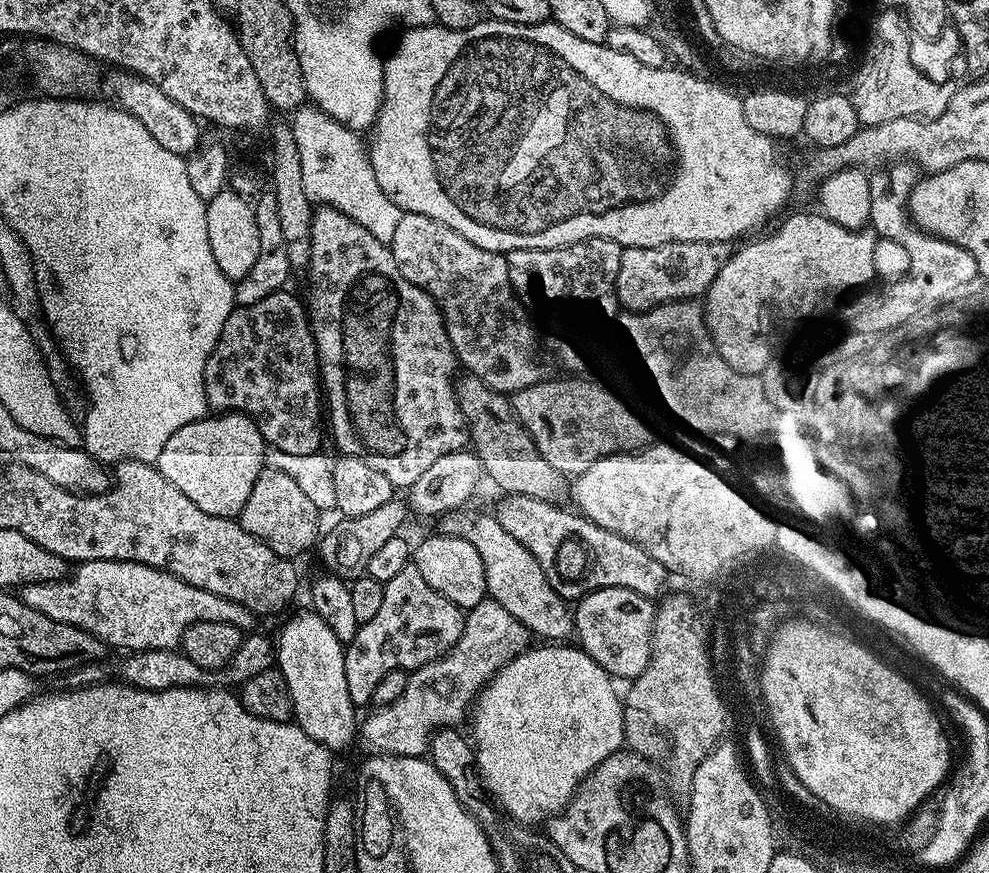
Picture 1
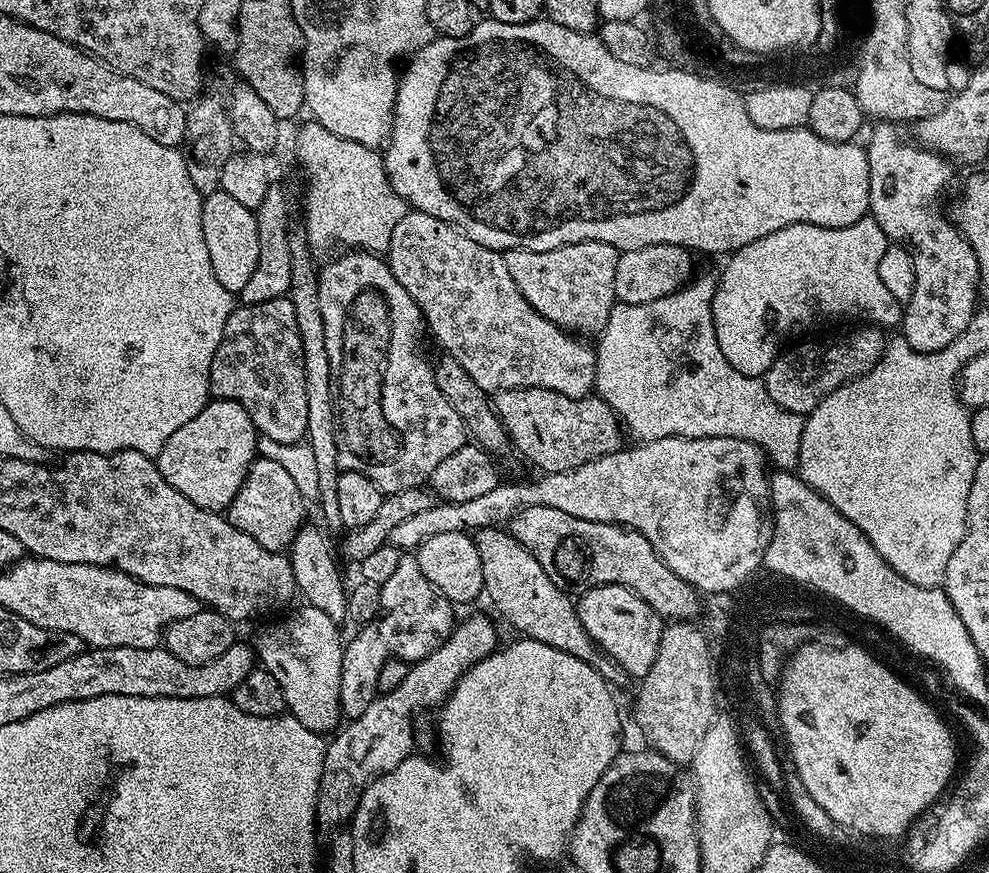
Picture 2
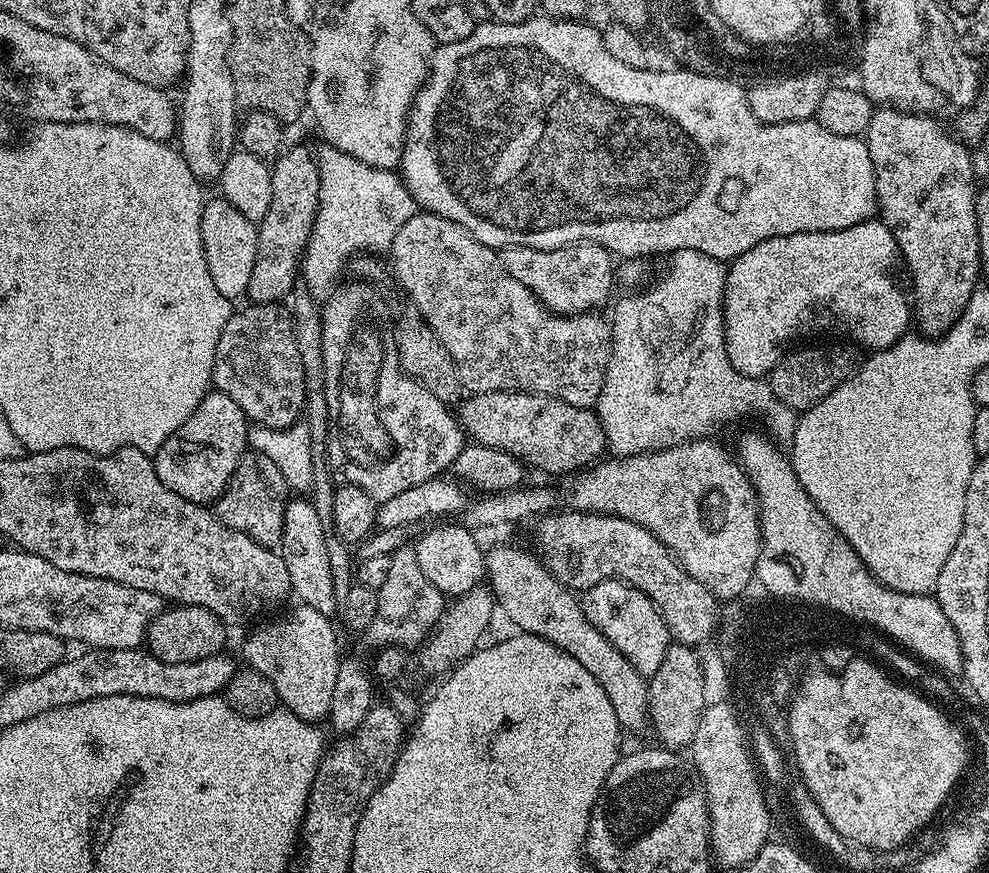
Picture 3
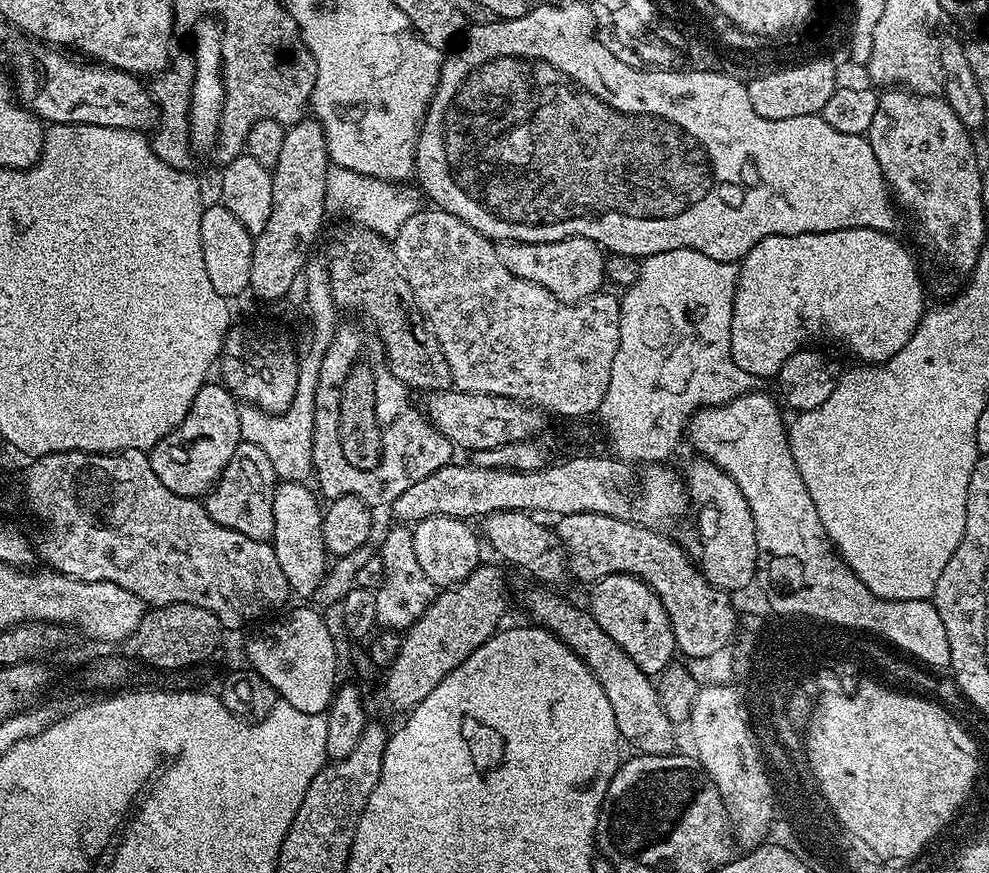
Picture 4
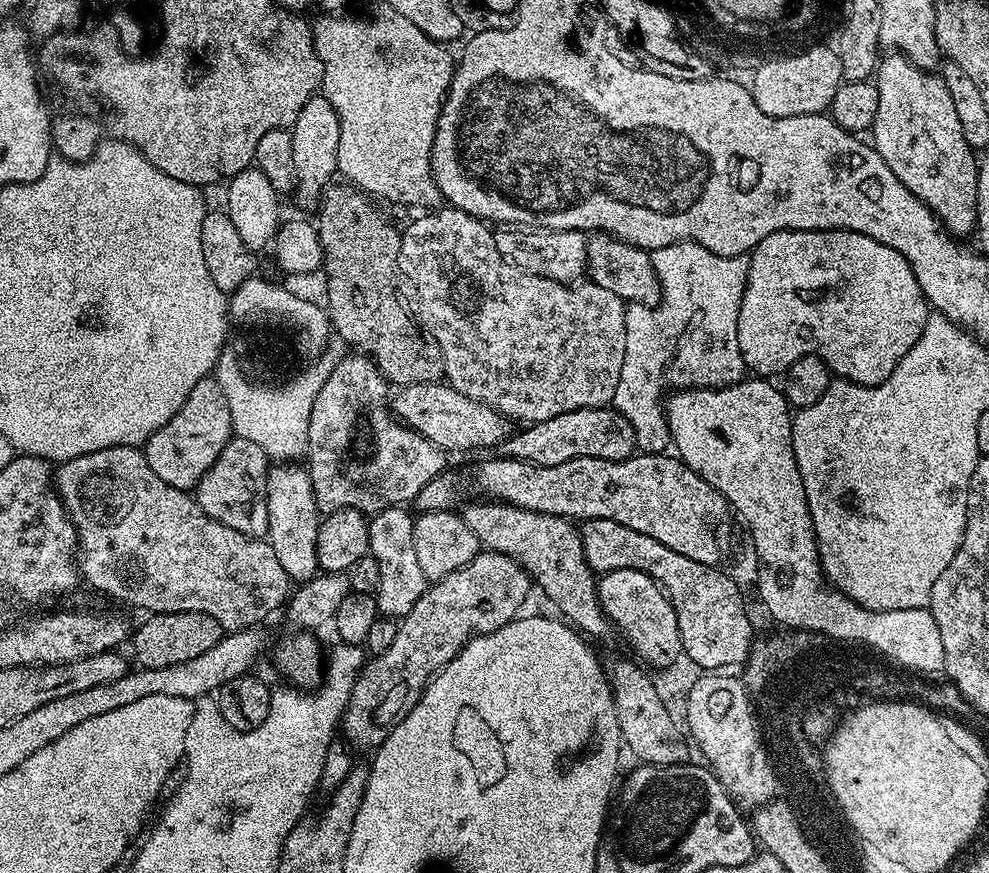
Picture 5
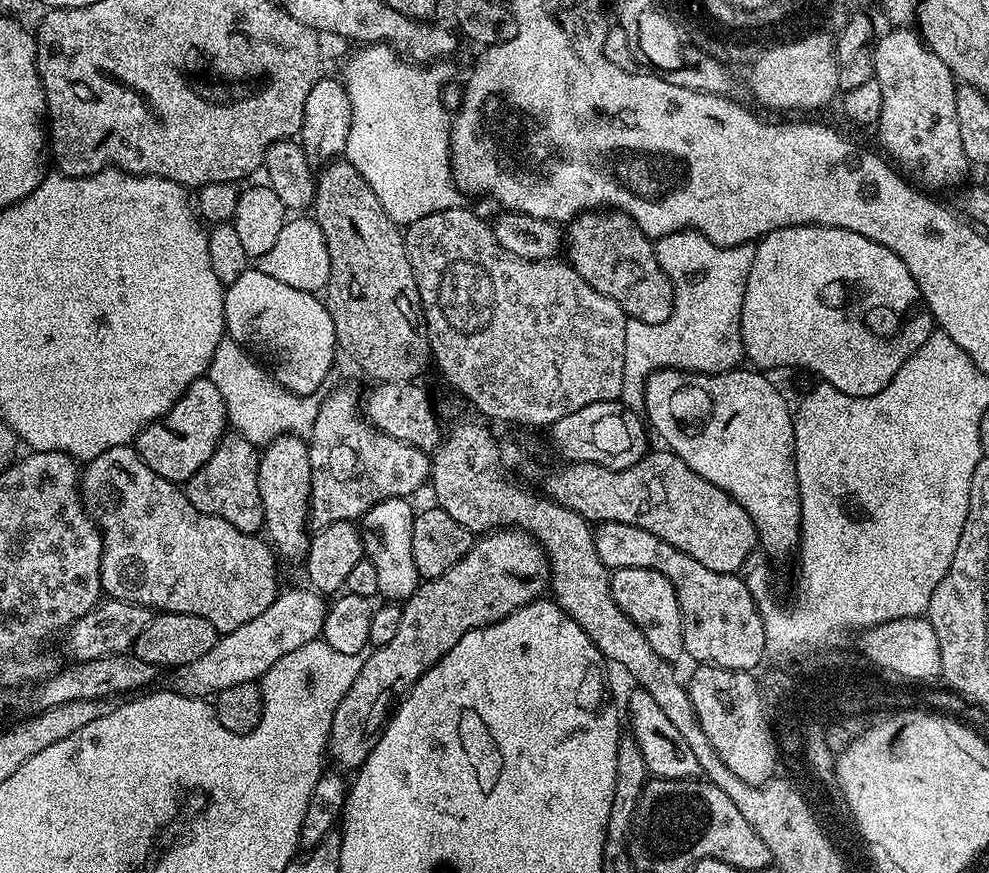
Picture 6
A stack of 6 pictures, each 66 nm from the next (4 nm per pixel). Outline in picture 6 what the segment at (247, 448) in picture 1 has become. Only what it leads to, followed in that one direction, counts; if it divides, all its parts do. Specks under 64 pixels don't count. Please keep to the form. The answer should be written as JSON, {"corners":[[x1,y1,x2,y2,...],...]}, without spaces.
{"corners":[[201,378,192,383,180,395,178,402,164,417,154,421,153,424,147,424,138,433,134,441,134,447,142,458,142,462,146,462,146,466,150,466,150,470,154,470,154,474,158,474,162,478,166,478,172,481,173,484,180,486,187,482,207,462,210,454,214,454,218,442,225,436,228,427,226,402,222,394,218,392,214,382,207,378]]}

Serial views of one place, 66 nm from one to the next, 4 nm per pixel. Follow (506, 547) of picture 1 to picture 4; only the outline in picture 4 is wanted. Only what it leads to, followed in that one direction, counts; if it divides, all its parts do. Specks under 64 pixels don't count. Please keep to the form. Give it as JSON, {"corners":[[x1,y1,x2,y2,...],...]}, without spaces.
{"corners":[[540,590,528,596,528,608,537,625,553,632,560,641,598,678,602,690,610,698,610,706,614,706,614,722,620,731,621,741,625,745,633,744,637,753,646,756,670,756,677,751,674,722,664,712,660,704,660,694,653,677,647,676,630,659,630,654,594,622,592,613,583,607,575,608,568,600,563,600,556,590]]}

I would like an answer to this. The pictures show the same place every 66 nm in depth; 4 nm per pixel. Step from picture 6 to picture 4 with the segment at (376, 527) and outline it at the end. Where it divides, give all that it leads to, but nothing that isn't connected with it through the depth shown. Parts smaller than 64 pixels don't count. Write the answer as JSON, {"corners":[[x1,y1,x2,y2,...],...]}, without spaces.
{"corners":[[392,526,384,536,380,548,378,544,378,555,382,558,382,570,384,577,379,588,375,589,377,625,384,630,406,630,413,624,421,614,428,609,428,605,436,599,438,589,418,562,418,554,414,550,414,538,412,528,408,526]]}

